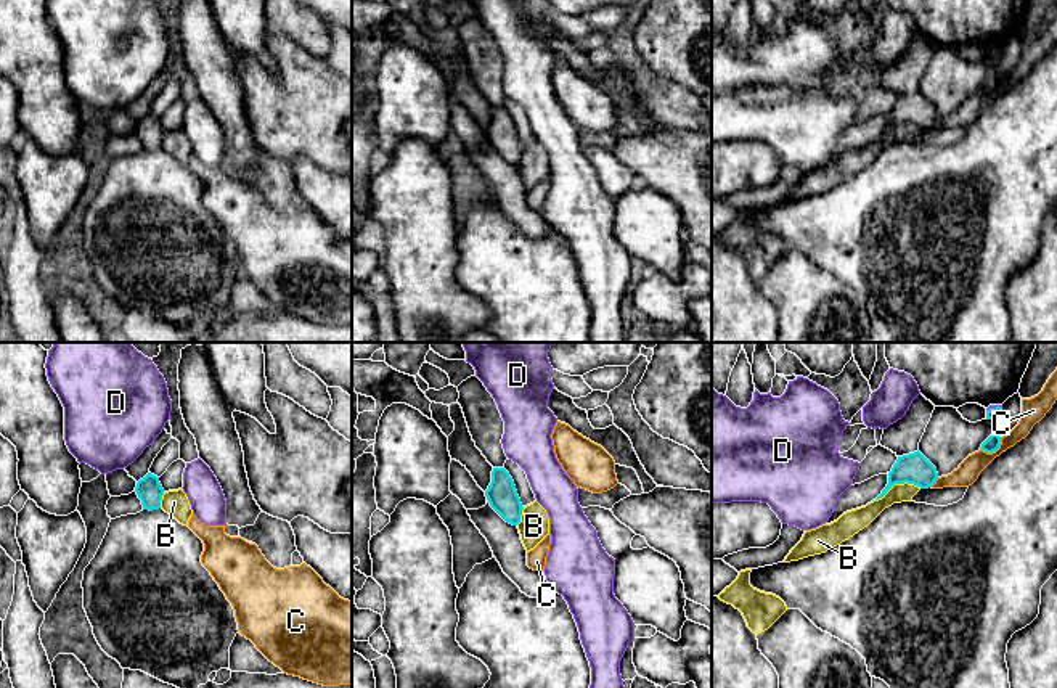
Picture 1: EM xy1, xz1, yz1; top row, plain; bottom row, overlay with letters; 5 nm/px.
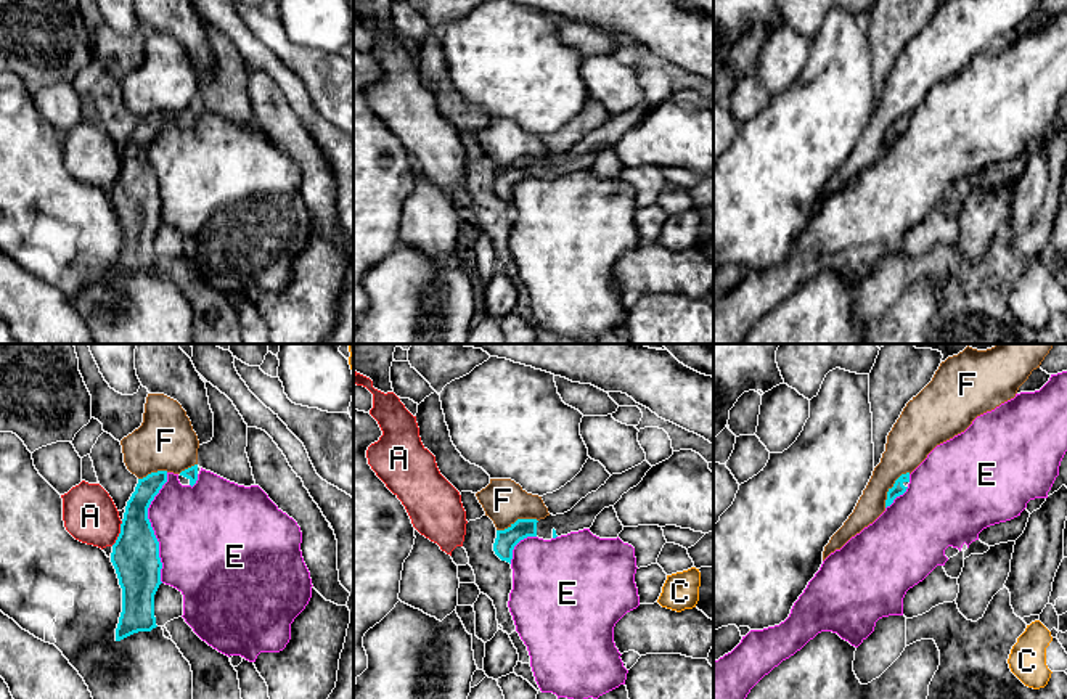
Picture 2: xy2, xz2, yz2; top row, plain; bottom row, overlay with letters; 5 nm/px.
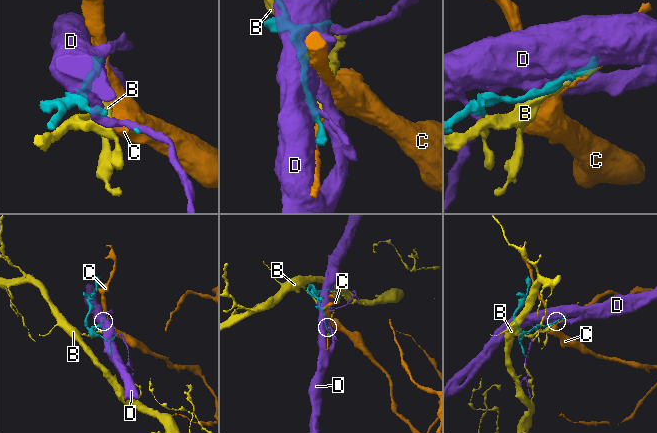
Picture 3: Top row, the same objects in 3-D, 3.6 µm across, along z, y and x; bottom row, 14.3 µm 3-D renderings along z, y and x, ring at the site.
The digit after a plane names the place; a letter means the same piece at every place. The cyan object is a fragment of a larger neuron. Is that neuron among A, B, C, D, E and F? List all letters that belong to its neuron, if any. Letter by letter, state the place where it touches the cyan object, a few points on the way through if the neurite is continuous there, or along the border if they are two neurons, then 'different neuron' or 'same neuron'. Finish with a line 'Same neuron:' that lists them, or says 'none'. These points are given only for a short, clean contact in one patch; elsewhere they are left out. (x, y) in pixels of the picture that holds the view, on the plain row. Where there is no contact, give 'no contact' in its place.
A: xy2 (119, 174) | along xy2 (122, 161), (121, 172), (111, 185) | different neuron
B: yz1 (897, 122) | different neuron
C: yz1 (993, 90) | along yz1 (1003, 77), (995, 90), (980, 90) | different neuron
D: yz1 (993, 49) | along yz1 (1001, 45), (987, 50) | different neuron
E: xy2 (151, 167) | different neuron
F: xz2 (518, 159) | along xz2 (537, 159), (516, 159), (497, 171) | different neuron
Same neuron: none

